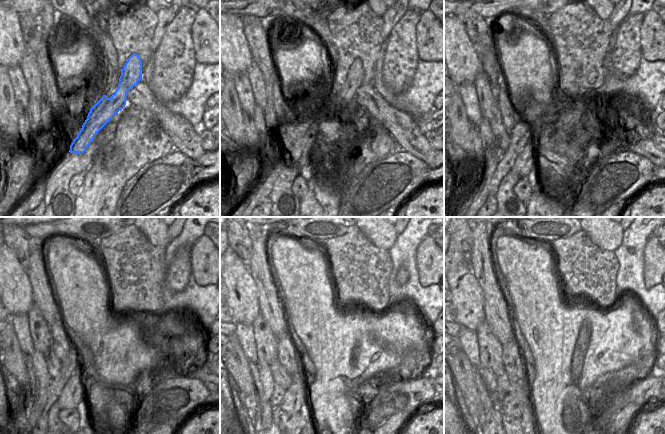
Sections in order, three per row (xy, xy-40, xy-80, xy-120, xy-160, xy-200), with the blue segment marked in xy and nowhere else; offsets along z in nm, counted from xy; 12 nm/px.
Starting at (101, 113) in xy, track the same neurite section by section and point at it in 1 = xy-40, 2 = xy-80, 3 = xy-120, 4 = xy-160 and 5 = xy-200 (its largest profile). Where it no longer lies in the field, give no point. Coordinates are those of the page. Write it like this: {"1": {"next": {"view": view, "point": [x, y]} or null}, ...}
{"1": {"next": {"view": "xy-40", "point": [297, 137]}}, "2": {"next": {"view": "xy-80", "point": [519, 157]}}, "3": {"next": {"view": "xy-120", "point": [67, 390]}}, "4": {"next": {"view": "xy-160", "point": [291, 400]}}, "5": {"next": {"view": "xy-200", "point": [513, 403]}}}

